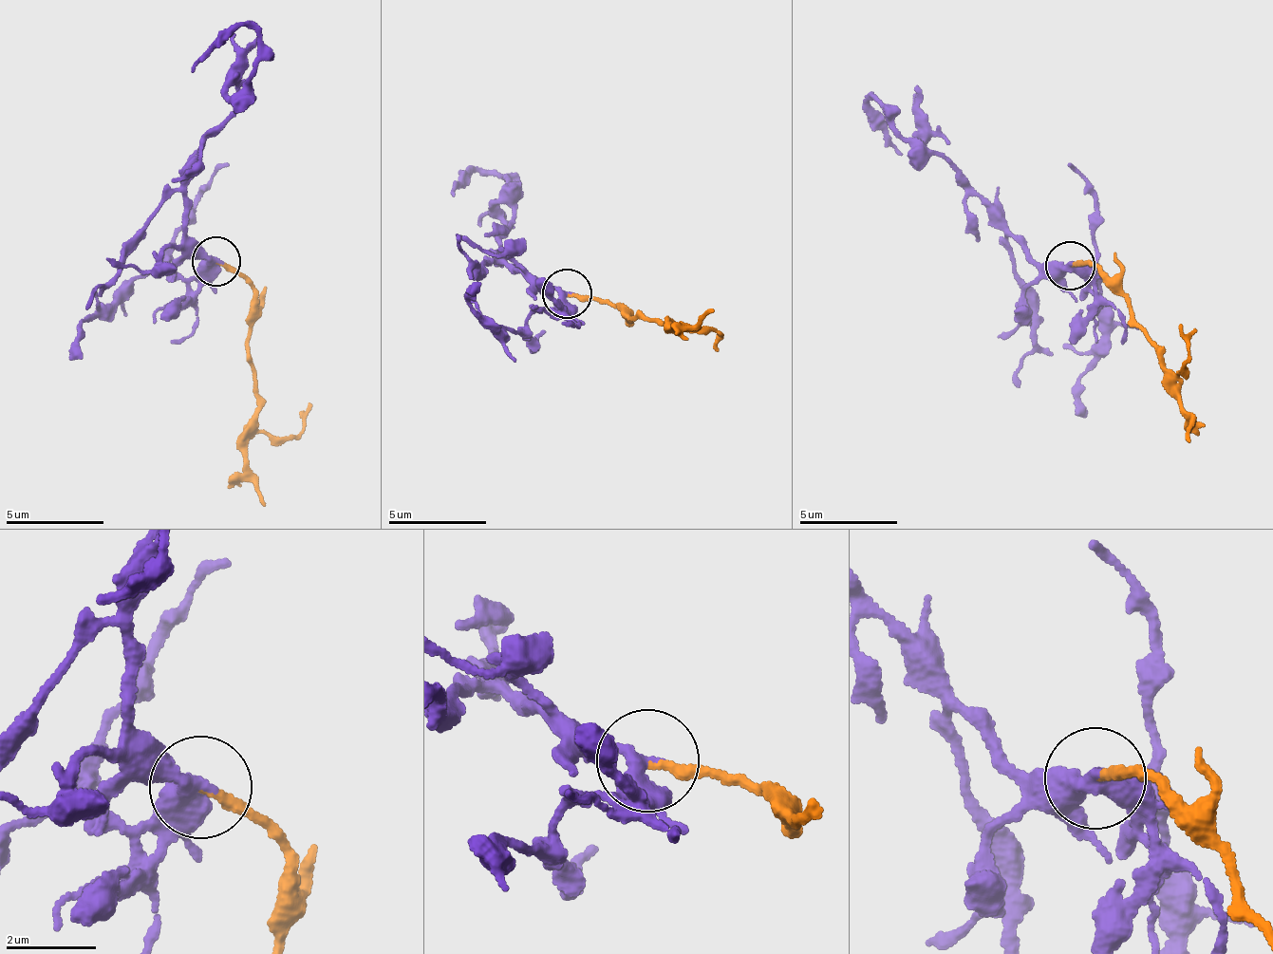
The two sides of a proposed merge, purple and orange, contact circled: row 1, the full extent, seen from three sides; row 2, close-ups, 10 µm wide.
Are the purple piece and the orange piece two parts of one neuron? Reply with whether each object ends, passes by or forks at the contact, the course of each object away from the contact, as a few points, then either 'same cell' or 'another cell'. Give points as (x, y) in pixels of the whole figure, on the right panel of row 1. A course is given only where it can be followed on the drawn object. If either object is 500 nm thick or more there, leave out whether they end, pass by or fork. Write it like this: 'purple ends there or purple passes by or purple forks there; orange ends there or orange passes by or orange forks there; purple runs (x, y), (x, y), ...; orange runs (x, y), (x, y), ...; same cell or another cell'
purple passes by; orange ends there; purple runs (1069, 265), (1057, 271), (1033, 258), (951, 163), (909, 144), (875, 102), (870, 102), (902, 153); orange runs (1069, 265), (1101, 268), (1131, 309), (1189, 415), (1188, 441); same cell

